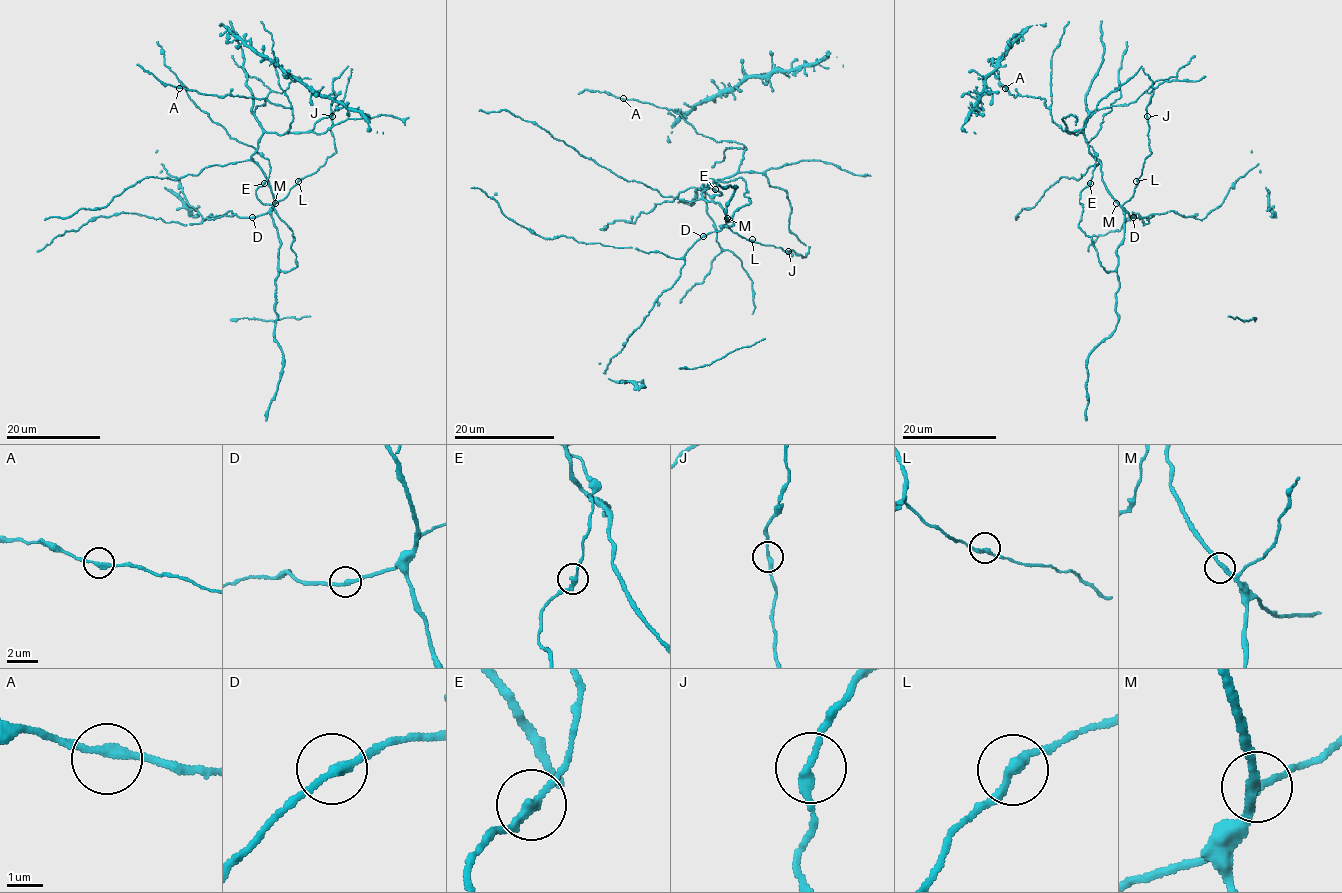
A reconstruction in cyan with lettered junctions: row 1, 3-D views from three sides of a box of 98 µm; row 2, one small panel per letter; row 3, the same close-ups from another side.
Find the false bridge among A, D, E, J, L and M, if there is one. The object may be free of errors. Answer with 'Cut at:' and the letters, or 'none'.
Cut at: none

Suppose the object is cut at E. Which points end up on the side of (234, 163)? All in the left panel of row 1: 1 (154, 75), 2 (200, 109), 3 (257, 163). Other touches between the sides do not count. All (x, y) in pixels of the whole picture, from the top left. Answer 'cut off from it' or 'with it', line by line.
1: with it
2: cut off from it
3: with it

